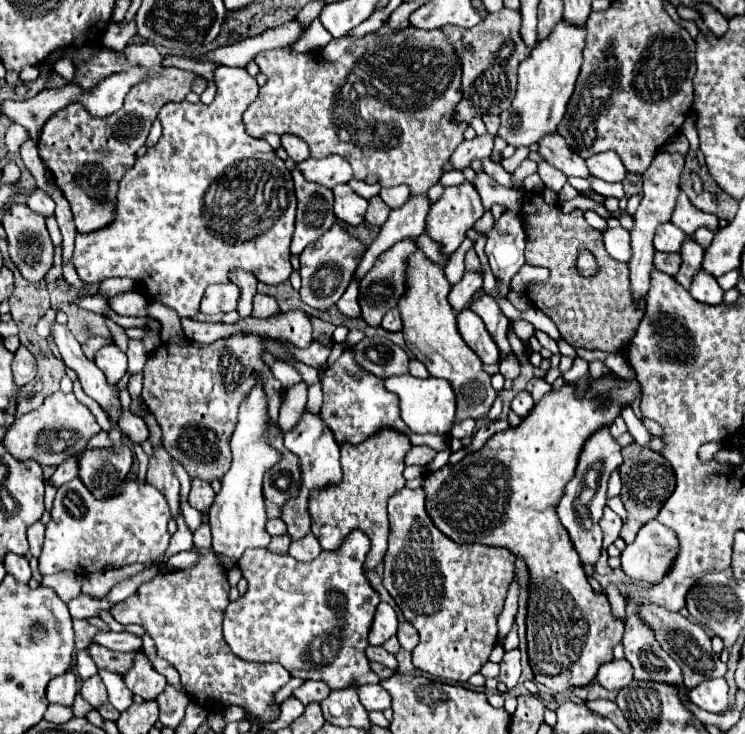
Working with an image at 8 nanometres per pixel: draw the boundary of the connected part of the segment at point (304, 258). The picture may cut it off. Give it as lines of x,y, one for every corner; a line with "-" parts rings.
335,224
329,232
325,232
325,236
321,236
321,240
315,240
313,244
309,244
309,248
305,248
299,256
301,260
301,300
315,308
315,310
329,310
331,306
337,304
337,300
341,298
341,294
345,292
345,288
349,286
359,256
363,256
367,248
353,236
349,236
345,232
345,228
341,228
339,224

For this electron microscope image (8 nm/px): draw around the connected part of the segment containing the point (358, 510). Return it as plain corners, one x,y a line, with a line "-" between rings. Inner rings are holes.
383,432
373,436
357,446
343,444
341,446
341,466
343,480
339,486
325,488
321,492
313,492
313,500
309,502
311,512
311,532
323,546
323,550
337,550
345,536
353,530
361,530
371,540
371,550
365,558
365,572
373,570
385,556
387,536
389,536
389,520
387,520
387,500
405,486
403,470
405,470
405,452
409,452
409,440
405,436
397,436
397,432

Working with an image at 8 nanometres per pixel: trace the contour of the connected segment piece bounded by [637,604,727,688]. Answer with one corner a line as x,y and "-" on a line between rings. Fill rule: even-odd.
643,604
637,614
641,616
641,622
653,630
655,640
661,644
661,648
681,666
687,688
695,688
703,680
721,678
727,672
727,664
723,664
719,660
719,656
713,654
711,638
705,634
705,630
699,624
695,624
695,622
683,618
679,612
671,612
659,604

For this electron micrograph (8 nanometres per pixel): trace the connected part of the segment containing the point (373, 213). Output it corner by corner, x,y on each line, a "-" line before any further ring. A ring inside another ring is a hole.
373,196
369,200
369,208
367,208
367,214
365,214
365,222
381,228
385,224
389,212
391,212
391,208
379,196

